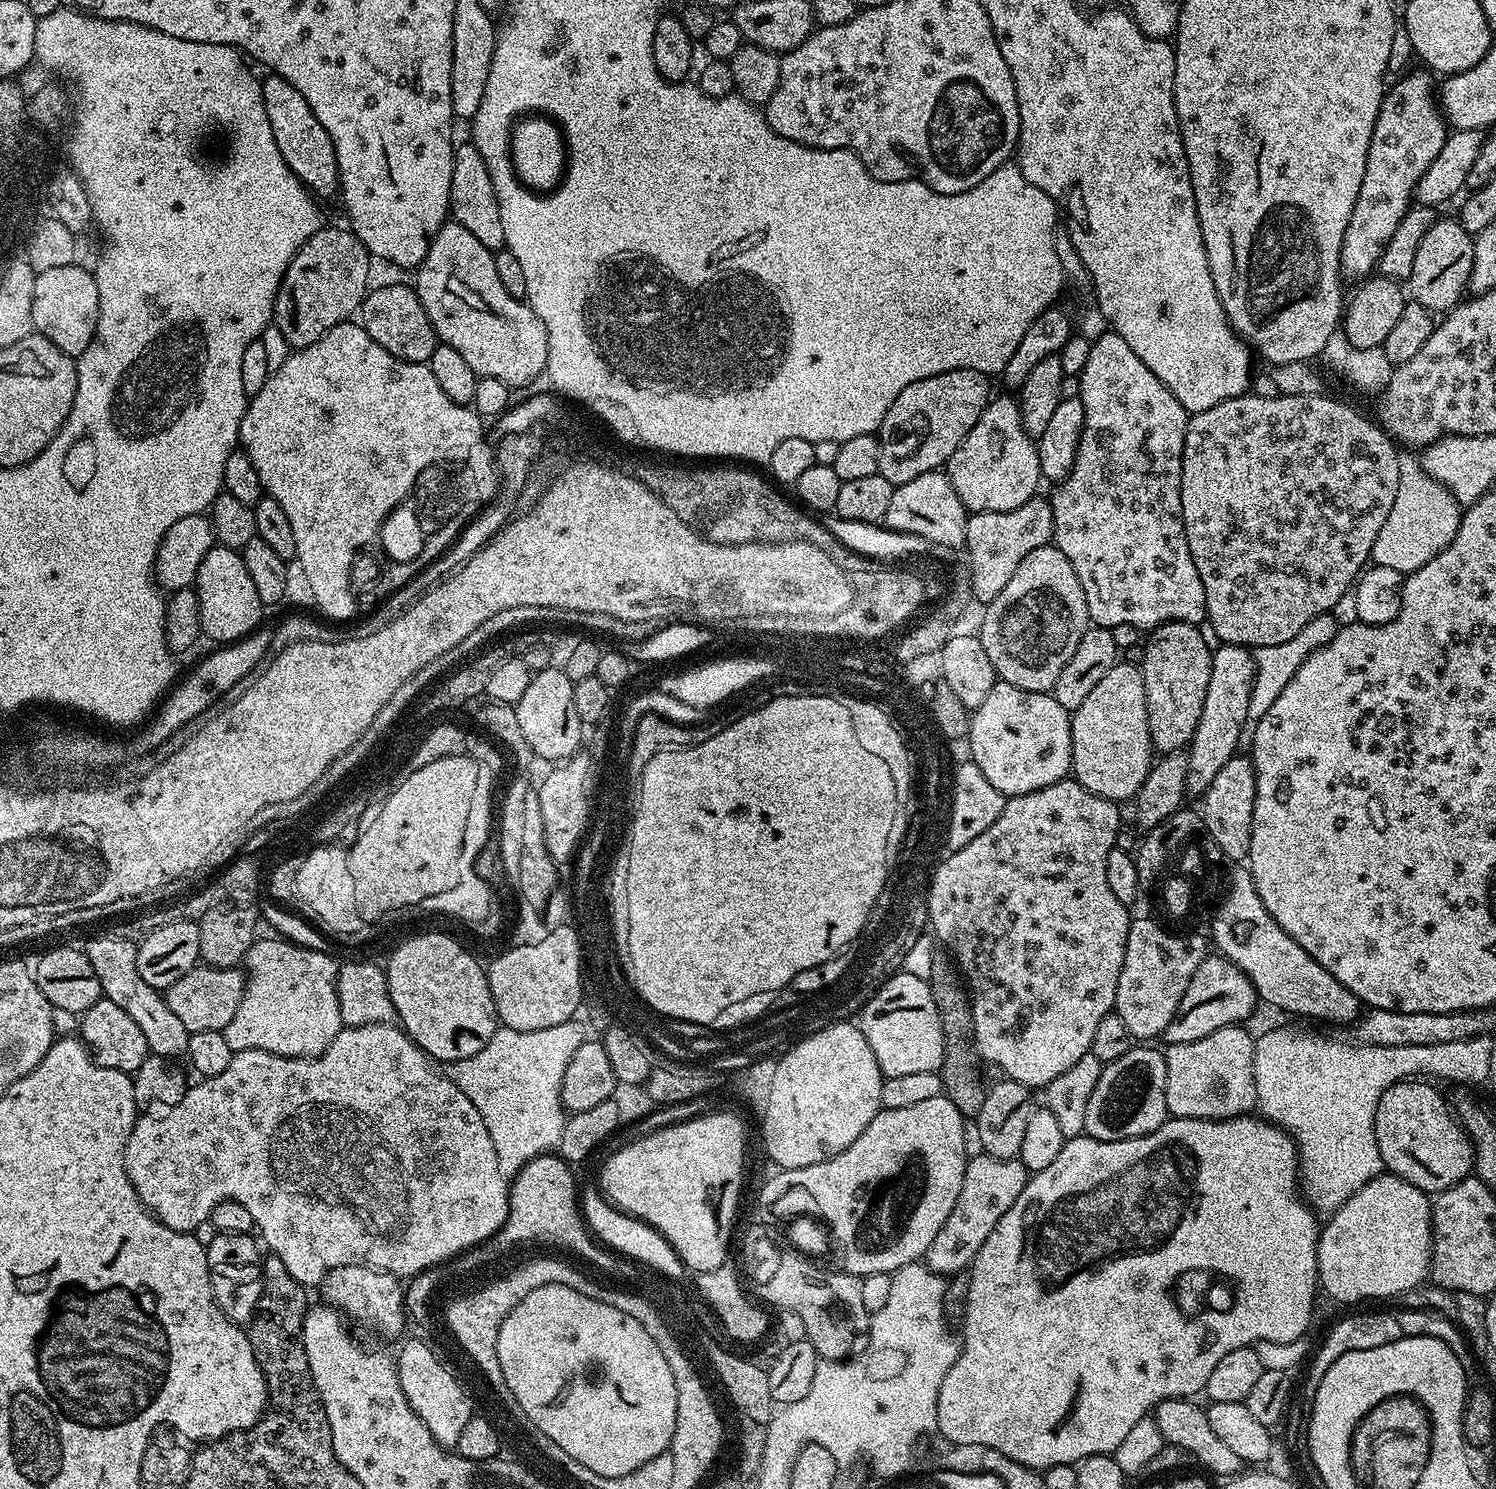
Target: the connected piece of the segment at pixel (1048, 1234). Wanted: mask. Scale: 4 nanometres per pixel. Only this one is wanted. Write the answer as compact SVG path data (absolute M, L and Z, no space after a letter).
M1241 1114L1229 1120L1195 1120L1194 1118L1169 1118L1164 1121L1158 1130L1154 1130L1145 1136L1138 1138L1126 1138L1125 1140L1095 1140L1093 1136L1087 1134L1074 1136L1065 1139L1062 1151L1046 1170L1038 1170L1031 1173L1022 1190L1018 1194L1018 1199L1014 1201L1014 1206L1002 1214L998 1226L990 1230L990 1238L982 1242L982 1250L973 1258L968 1276L968 1301L964 1304L964 1336L962 1332L962 1347L954 1366L946 1374L942 1382L942 1390L938 1394L938 1406L936 1416L940 1424L944 1427L944 1432L952 1436L952 1440L976 1440L976 1444L994 1444L998 1454L1006 1454L1014 1462L1018 1462L1027 1468L1037 1470L1047 1470L1059 1464L1079 1465L1080 1461L1091 1456L1107 1456L1115 1453L1118 1446L1126 1439L1126 1434L1130 1434L1130 1429L1136 1425L1140 1419L1149 1415L1157 1404L1164 1400L1183 1400L1195 1397L1203 1393L1206 1386L1206 1378L1210 1378L1210 1373L1214 1366L1218 1366L1219 1360L1230 1354L1230 1350L1255 1346L1261 1340L1266 1342L1282 1342L1283 1344L1294 1344L1301 1339L1300 1335L1312 1324L1312 1311L1316 1308L1316 1292L1318 1296L1318 1277L1316 1275L1316 1247L1320 1241L1321 1221L1317 1213L1302 1199L1301 1189L1298 1187L1298 1145L1288 1133L1277 1128L1275 1124L1256 1114Z

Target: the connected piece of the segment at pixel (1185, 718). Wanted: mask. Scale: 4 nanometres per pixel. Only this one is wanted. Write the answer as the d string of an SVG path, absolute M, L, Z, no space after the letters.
M1175 620L1151 629L1149 636L1152 637L1143 641L1145 662L1142 671L1146 686L1146 710L1152 747L1157 753L1187 749L1198 726L1198 718L1202 718L1206 689L1210 686L1214 648L1208 645L1209 637L1204 637L1200 631L1195 624Z

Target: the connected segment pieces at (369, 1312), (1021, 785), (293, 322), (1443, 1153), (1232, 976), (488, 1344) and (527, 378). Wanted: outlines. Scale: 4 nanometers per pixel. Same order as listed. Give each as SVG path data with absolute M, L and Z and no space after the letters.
M347 1264L345 1268L335 1268L328 1273L322 1285L323 1299L331 1307L339 1310L349 1321L369 1324L384 1336L396 1336L404 1328L406 1309L405 1289L401 1281L391 1272L373 1270L362 1264Z
M997 679L970 717L966 737L970 758L1004 797L1042 790L1071 773L1072 721L1051 694L1022 690Z
M321 227L299 248L280 284L274 310L276 327L278 326L283 338L292 345L290 347L299 350L306 345L312 345L334 326L349 321L359 311L370 286L370 283L368 284L370 263L372 257L365 244L351 232L351 229L345 227L344 229Z
M1420 1078L1399 1080L1384 1091L1374 1114L1374 1134L1385 1169L1429 1194L1445 1192L1450 1186L1467 1178L1474 1168L1472 1137L1465 1132L1456 1119L1455 1111L1435 1086L1435 1083Z
M1209 954L1194 970L1190 978L1190 986L1186 986L1186 994L1182 994L1182 1002L1178 1002L1176 1017L1166 1026L1162 1040L1165 1045L1181 1044L1182 1042L1198 1042L1198 1038L1206 1038L1206 1034L1214 1034L1214 1030L1240 1026L1244 1019L1258 1005L1256 988L1246 978L1234 962L1225 956Z
M536 1256L533 1260L528 1260L525 1264L520 1264L517 1268L509 1270L505 1276L500 1276L497 1280L489 1282L485 1288L480 1288L477 1292L468 1292L465 1296L460 1296L448 1308L448 1328L452 1331L452 1336L464 1347L464 1352L480 1367L480 1372L492 1383L492 1388L502 1398L508 1396L508 1387L502 1378L502 1366L496 1357L496 1347L498 1346L498 1330L502 1322L538 1286L550 1286L551 1284L561 1284L570 1286L598 1302L606 1302L606 1306L614 1306L610 1298L604 1296L621 1296L625 1289L620 1286L609 1286L607 1283L599 1284L596 1280L591 1280L588 1276L583 1276L576 1268L571 1268L568 1264L563 1264L560 1260L555 1260L552 1256Z
M445 222L438 230L438 234L432 239L430 250L420 263L419 268L415 269L414 276L416 276L414 287L422 302L422 310L426 310L426 318L430 318L430 322L434 326L437 341L454 346L454 350L458 350L458 354L462 354L462 358L470 365L470 370L476 372L477 377L498 378L509 388L517 390L527 389L539 376L545 375L548 367L548 339L546 338L546 326L542 326L542 318L538 318L538 314L534 314L534 310L527 302L515 300L510 294L506 294L506 286L502 286L502 282L498 278L495 255L486 246L482 246L482 242L478 242L478 238L474 238L474 234L470 234L470 230L466 230L466 226L455 222Z

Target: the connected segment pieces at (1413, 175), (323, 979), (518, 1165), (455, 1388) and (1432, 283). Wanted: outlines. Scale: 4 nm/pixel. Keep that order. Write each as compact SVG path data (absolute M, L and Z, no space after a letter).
M1420 70L1424 72L1412 72L1409 76L1404 76L1396 85L1389 87L1384 93L1384 101L1380 107L1378 118L1374 122L1374 134L1370 138L1370 150L1366 154L1366 174L1362 178L1362 190L1358 190L1358 202L1354 202L1354 214L1350 214L1350 222L1346 226L1346 234L1342 238L1342 254L1340 255L1340 271L1345 277L1360 276L1364 278L1369 275L1379 265L1382 258L1382 250L1386 250L1386 242L1390 242L1390 238L1394 234L1394 230L1398 230L1398 222L1402 222L1402 218L1408 212L1408 209L1413 207L1414 197L1416 195L1416 187L1422 178L1422 174L1426 174L1426 170L1430 170L1430 162L1434 162L1434 158L1438 158L1442 146L1446 143L1450 135L1450 125L1444 119L1443 112L1440 111L1438 103L1438 88L1432 79L1433 73L1428 70Z
M283 938L252 941L242 964L246 969L242 1002L224 1027L233 1054L242 1050L266 1050L279 1056L321 1056L341 1028L335 955L290 944Z
M573 1018L566 1022L558 1022L558 1026L546 1026L546 1030L514 1030L497 1027L494 1038L486 1042L478 1054L470 1058L451 1061L447 1065L448 1079L474 1102L478 1114L486 1122L486 1130L490 1130L490 1139L494 1142L494 1154L498 1154L498 1170L502 1170L505 1178L517 1176L534 1158L555 1153L560 1146L562 1130L566 1119L566 1109L562 1102L562 1077L566 1074L566 1066L570 1066L570 1058L582 1046L586 1038L585 1025Z
M420 1340L406 1341L400 1348L400 1357L397 1355L394 1363L406 1402L414 1414L418 1414L426 1430L430 1430L433 1440L440 1447L451 1449L462 1435L466 1422L470 1422L474 1415L471 1398L464 1393L455 1374L432 1353L431 1346Z
M1437 218L1434 226L1426 230L1426 238L1418 242L1418 254L1414 254L1414 270L1410 270L1406 281L1407 291L1415 303L1426 306L1433 314L1447 314L1465 299L1474 266L1473 237L1456 218Z

